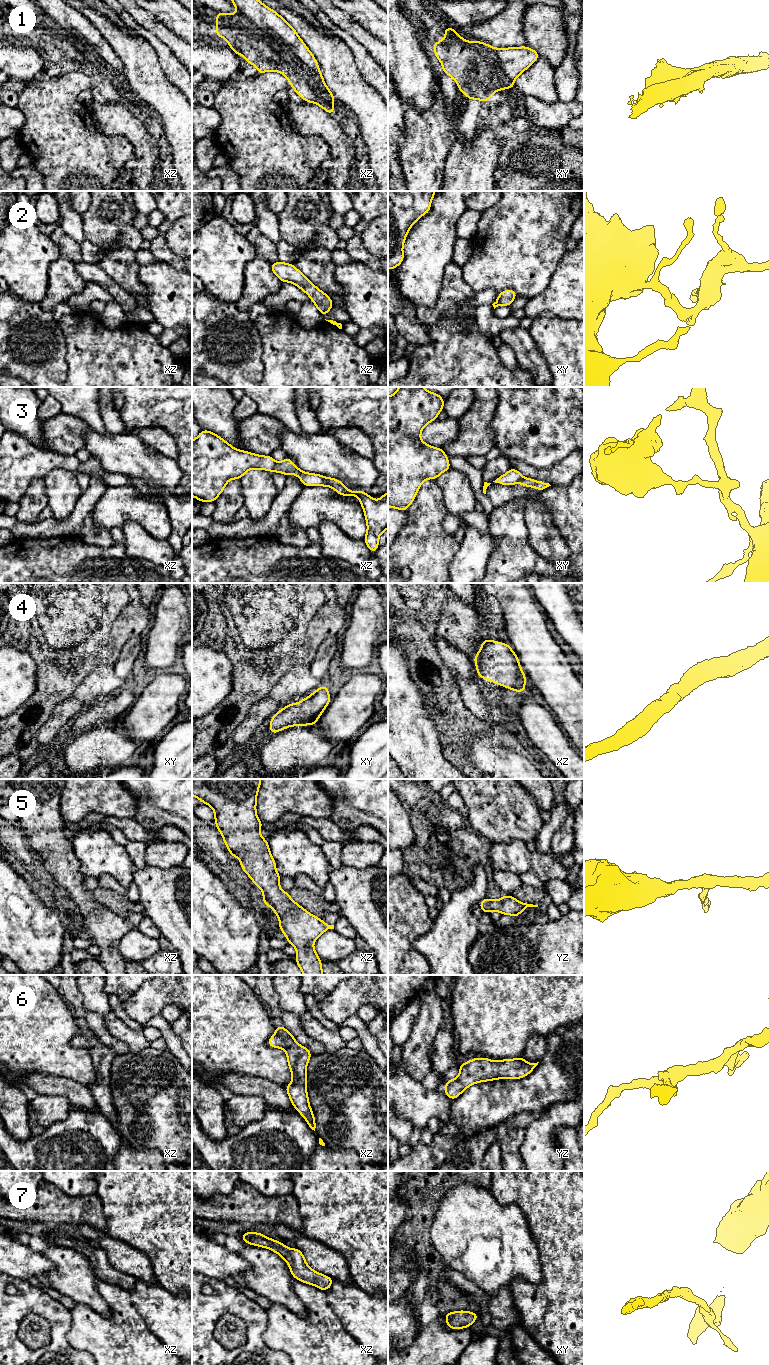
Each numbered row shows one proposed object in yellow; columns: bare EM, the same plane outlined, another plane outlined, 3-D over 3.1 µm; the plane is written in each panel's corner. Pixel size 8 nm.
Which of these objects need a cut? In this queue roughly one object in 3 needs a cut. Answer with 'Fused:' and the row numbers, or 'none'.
Fused: 3

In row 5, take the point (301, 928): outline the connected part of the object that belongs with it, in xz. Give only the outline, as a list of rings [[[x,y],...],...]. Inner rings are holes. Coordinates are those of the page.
[[[192,779],[192,795],[214,810],[216,828],[220,831],[231,856],[238,857],[242,870],[256,887],[263,891],[262,902],[274,910],[279,917],[279,929],[296,950],[296,963],[304,975],[324,975],[322,962],[312,944],[334,925],[326,924],[321,918],[310,914],[294,902],[288,892],[279,886],[281,876],[276,871],[268,841],[259,833],[263,823],[256,814],[257,793],[261,779]]]

